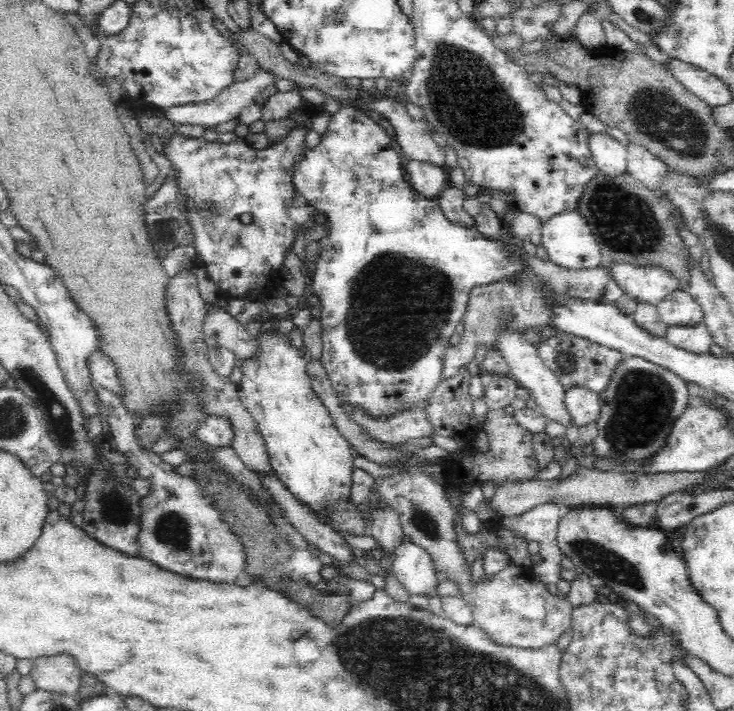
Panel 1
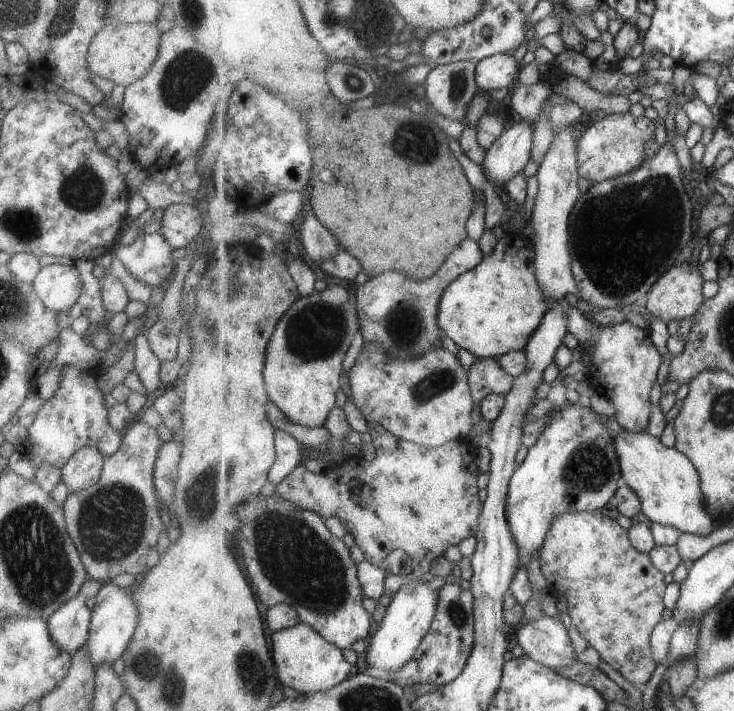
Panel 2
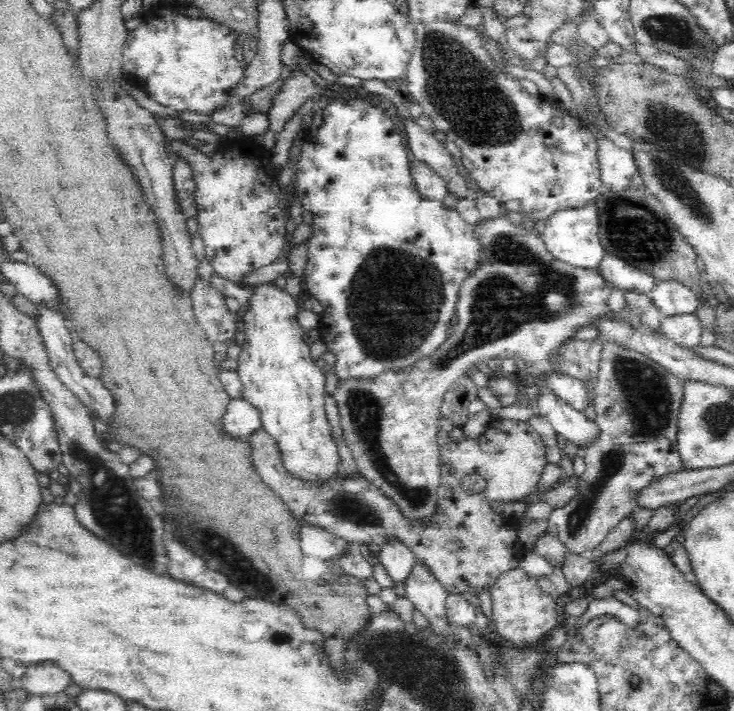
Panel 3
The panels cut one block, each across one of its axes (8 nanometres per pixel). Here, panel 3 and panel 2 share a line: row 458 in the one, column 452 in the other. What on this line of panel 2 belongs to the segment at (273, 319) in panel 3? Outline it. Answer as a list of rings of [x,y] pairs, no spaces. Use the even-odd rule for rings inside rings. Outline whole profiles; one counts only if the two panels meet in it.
[[[507,232],[498,240],[495,250],[484,255],[484,261],[463,273],[443,293],[440,309],[440,327],[461,349],[466,349],[479,359],[501,358],[511,351],[523,351],[539,330],[551,302],[541,288],[536,275],[536,250],[532,239]]]

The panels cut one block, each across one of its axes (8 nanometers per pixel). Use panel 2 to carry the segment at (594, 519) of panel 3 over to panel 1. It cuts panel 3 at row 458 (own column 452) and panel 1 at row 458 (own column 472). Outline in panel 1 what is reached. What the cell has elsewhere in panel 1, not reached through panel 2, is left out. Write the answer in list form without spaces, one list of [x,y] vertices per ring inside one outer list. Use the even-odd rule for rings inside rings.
[[[623,357],[611,372],[606,388],[597,393],[600,403],[598,418],[595,424],[598,428],[598,435],[593,439],[592,446],[594,451],[590,454],[593,462],[602,462],[602,460],[611,460],[619,468],[624,466],[646,466],[650,458],[654,458],[666,446],[666,440],[672,428],[674,421],[684,412],[690,401],[688,386],[686,381],[673,372],[645,361],[638,357]]]

